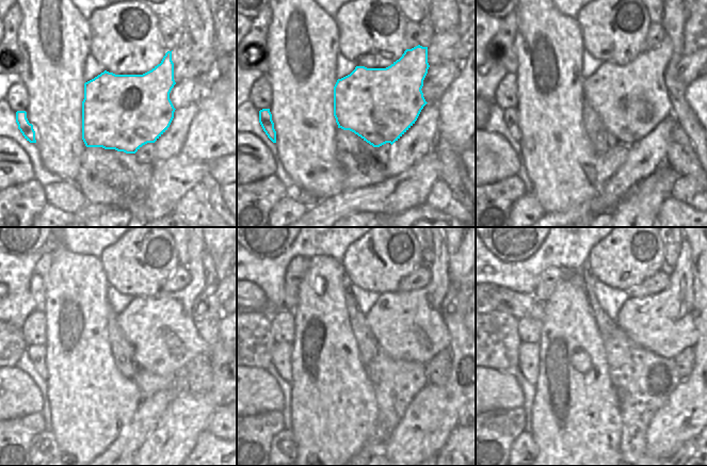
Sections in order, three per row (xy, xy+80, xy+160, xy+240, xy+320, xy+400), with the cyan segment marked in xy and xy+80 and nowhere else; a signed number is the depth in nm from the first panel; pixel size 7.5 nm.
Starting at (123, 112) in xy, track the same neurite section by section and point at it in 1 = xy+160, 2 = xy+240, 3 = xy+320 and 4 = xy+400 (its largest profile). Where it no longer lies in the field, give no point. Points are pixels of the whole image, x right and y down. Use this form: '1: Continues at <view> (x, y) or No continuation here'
1: Continues at xy+160 (630, 100)
2: Continues at xy+240 (160, 328)
3: Continues at xy+320 (406, 325)
4: Continues at xy+400 (661, 323).

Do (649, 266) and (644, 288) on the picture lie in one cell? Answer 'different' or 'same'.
different

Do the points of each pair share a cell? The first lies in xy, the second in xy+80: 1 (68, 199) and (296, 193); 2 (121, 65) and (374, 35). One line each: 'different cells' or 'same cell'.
1: same cell
2: same cell

